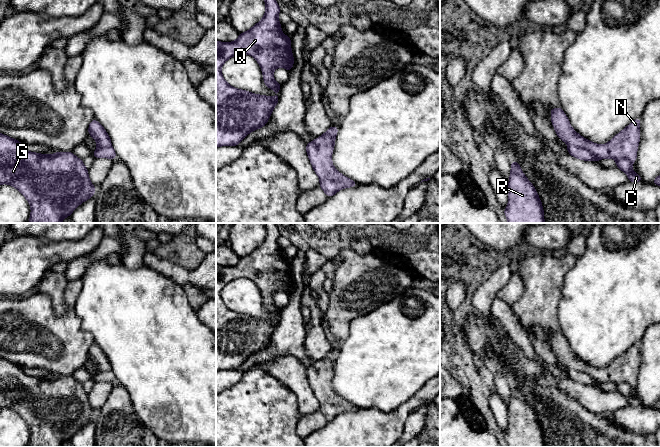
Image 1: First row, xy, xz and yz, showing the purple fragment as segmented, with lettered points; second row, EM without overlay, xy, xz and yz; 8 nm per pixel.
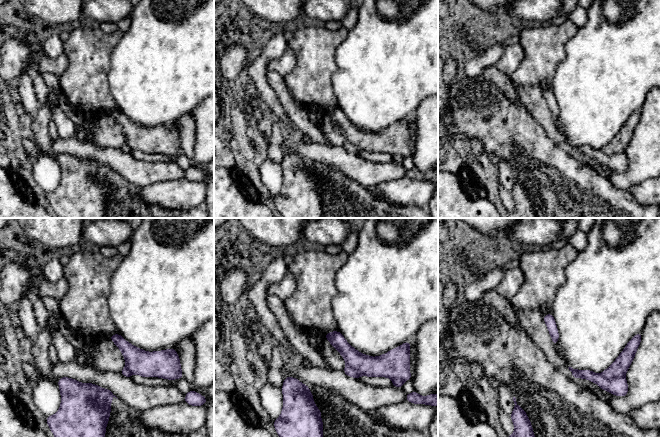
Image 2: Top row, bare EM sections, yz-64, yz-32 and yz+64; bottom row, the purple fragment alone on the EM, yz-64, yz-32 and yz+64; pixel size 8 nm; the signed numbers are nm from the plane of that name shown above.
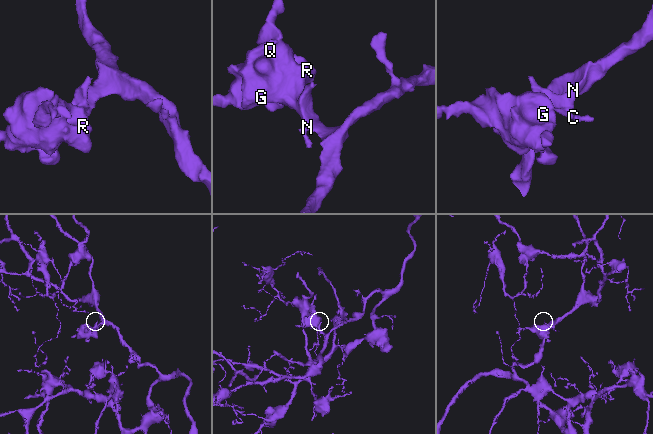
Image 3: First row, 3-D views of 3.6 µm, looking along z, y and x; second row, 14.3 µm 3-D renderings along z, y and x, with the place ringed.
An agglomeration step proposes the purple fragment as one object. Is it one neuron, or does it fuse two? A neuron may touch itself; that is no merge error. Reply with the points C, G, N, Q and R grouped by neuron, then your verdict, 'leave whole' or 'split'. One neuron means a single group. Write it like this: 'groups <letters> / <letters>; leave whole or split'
groups C / G N Q R; split

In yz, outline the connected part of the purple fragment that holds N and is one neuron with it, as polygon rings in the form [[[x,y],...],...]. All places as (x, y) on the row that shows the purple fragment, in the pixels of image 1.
[[[561,107],[550,110],[552,125],[559,139],[566,144],[585,148],[600,159],[627,159],[634,163],[640,142],[641,118],[633,120],[626,128],[614,136],[608,143],[599,145],[579,135],[570,125],[568,117]]]

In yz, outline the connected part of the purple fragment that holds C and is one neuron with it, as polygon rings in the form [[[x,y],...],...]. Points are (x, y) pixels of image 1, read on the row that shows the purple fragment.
[[[627,159],[616,160],[616,167],[628,175],[630,182],[643,182],[642,178],[632,171],[632,162]]]

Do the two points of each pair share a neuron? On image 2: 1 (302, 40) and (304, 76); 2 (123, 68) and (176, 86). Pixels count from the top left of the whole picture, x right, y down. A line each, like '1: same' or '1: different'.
1: same
2: same

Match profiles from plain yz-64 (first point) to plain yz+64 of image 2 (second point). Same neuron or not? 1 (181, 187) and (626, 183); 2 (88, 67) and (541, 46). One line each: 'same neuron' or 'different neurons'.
1: different neurons
2: same neuron

